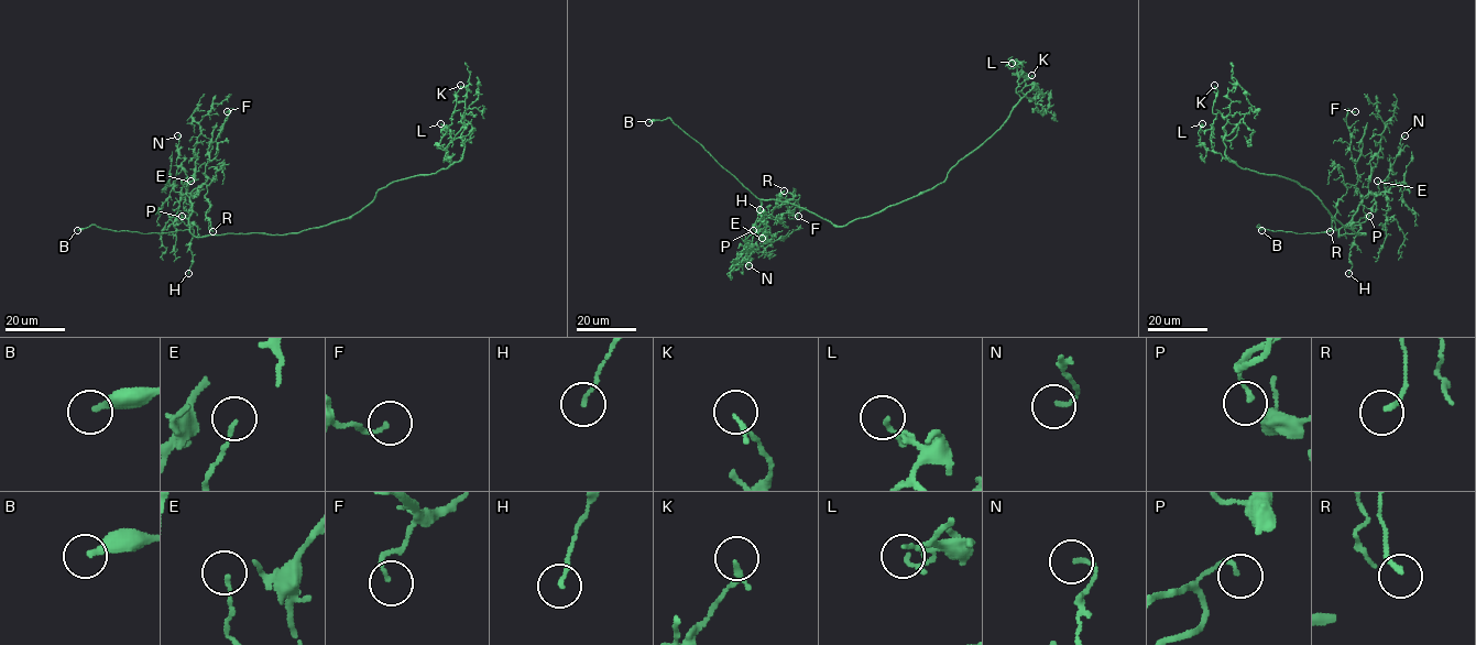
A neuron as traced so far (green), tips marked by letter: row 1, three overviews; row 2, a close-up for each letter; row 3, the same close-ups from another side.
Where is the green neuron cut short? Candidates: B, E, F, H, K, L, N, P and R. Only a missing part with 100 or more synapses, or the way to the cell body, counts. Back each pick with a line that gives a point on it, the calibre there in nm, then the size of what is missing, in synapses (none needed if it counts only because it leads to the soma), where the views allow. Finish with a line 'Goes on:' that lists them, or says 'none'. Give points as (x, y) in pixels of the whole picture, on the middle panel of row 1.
B: place (648, 122); calibre 280 nm
Goes on: B

